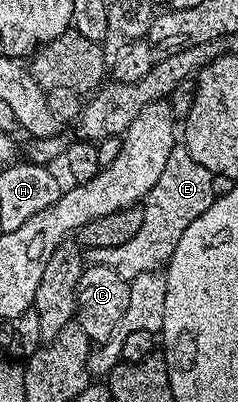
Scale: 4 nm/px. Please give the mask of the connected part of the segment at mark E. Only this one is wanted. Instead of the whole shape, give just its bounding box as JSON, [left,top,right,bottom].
[89,148,214,279]

